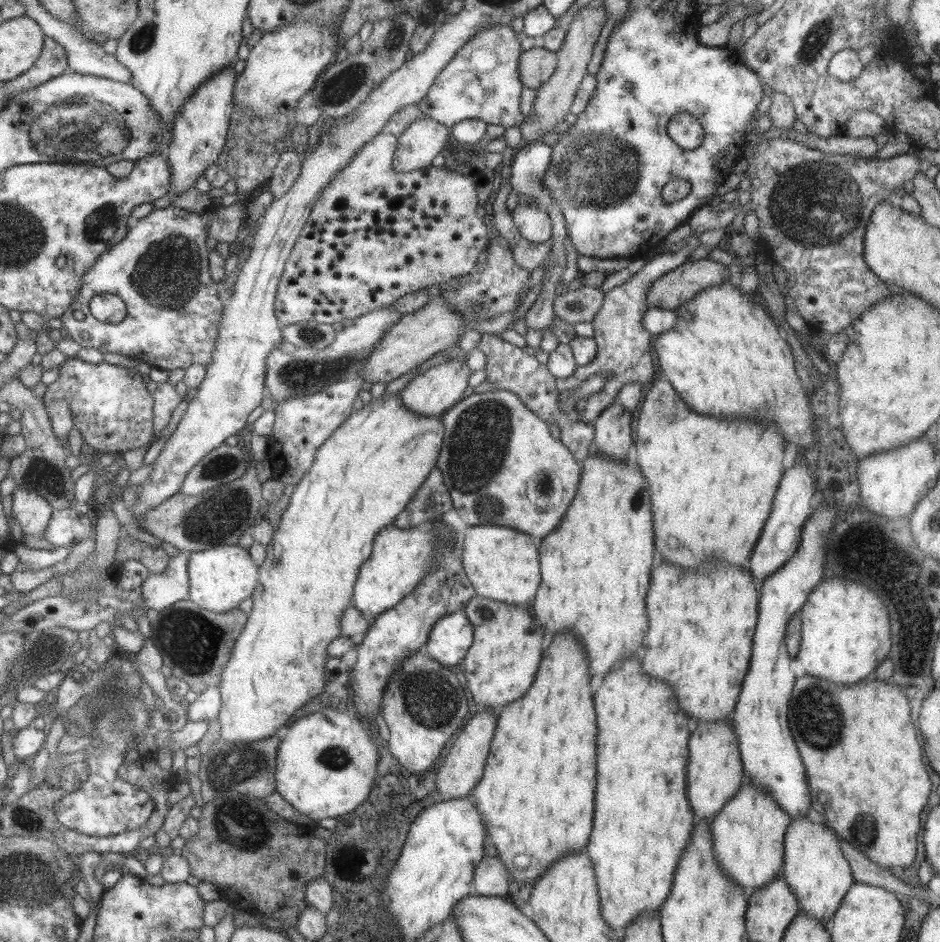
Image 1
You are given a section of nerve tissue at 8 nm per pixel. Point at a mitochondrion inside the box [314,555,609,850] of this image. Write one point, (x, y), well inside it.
(421, 689)

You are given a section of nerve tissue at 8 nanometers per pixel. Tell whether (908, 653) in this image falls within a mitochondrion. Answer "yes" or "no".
yes

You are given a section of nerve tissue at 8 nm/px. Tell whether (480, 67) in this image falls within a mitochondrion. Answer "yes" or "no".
no

